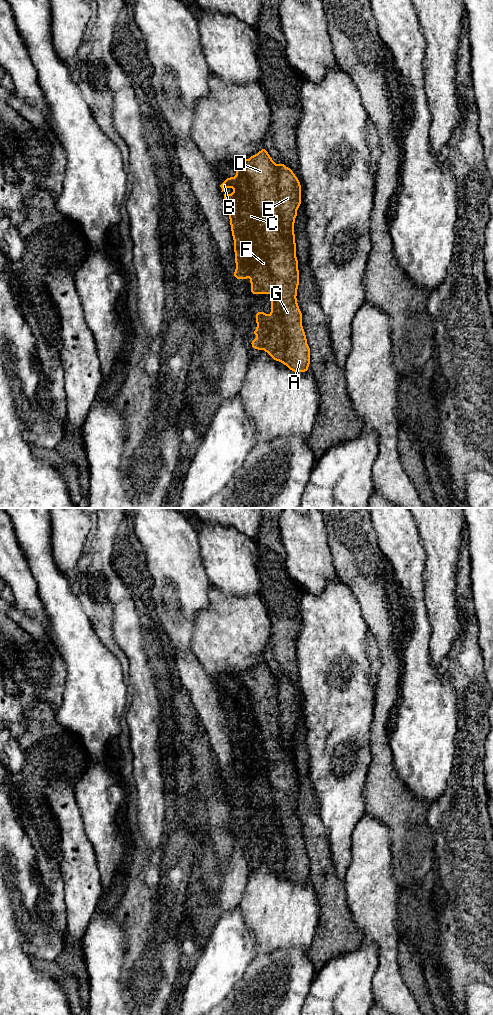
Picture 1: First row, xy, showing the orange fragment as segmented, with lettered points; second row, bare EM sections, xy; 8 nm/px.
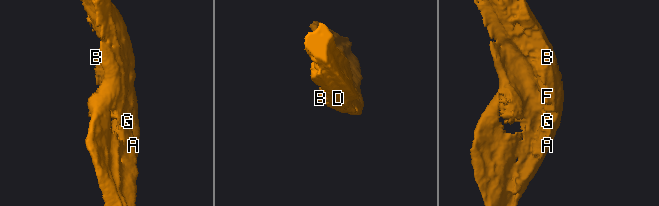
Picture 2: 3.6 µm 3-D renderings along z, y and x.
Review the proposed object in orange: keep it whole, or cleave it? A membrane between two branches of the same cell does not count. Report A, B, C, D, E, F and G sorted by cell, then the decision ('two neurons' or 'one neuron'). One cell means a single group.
A B C D E F / G | two neurons

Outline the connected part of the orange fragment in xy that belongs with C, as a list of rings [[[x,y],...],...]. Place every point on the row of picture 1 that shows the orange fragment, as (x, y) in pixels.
[[[262,149],[249,159],[236,164],[236,175],[227,178],[221,185],[223,192],[232,188],[231,194],[224,194],[224,200],[229,209],[229,219],[234,240],[237,279],[250,279],[253,294],[290,294],[297,296],[299,285],[298,260],[294,223],[297,210],[301,204],[301,185],[293,171],[284,164],[276,164],[268,152]]]

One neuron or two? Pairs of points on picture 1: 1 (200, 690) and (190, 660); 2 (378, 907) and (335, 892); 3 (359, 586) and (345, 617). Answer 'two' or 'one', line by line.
1: one
2: two
3: two

